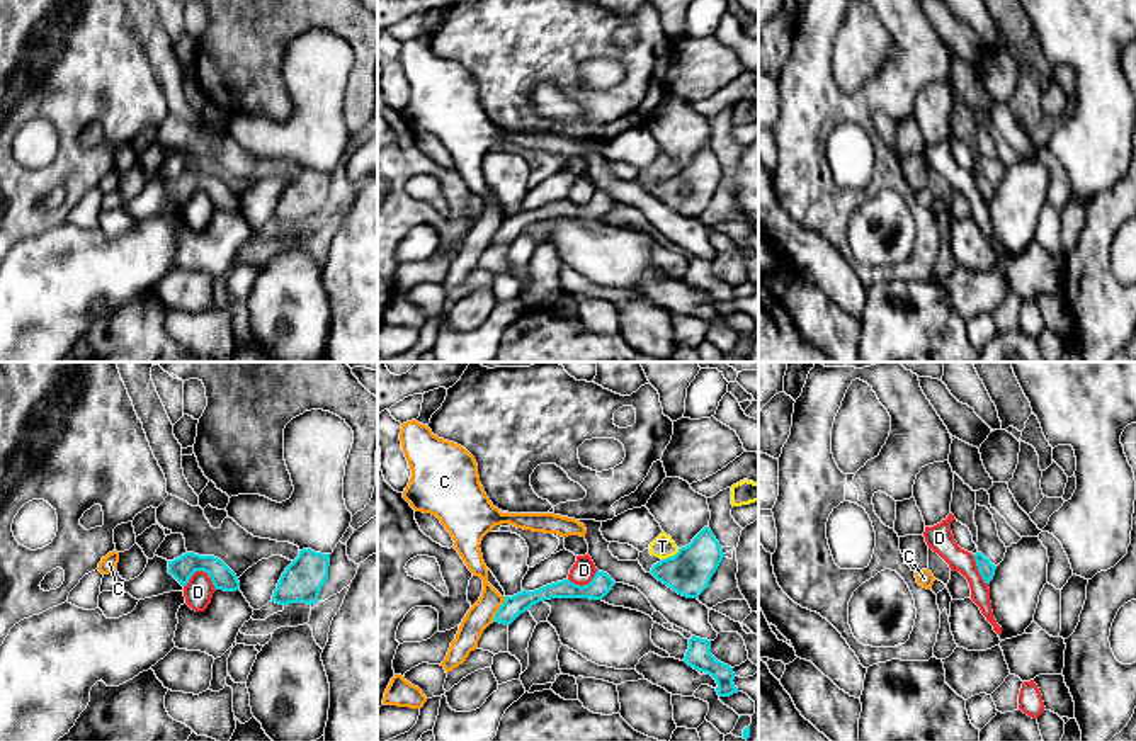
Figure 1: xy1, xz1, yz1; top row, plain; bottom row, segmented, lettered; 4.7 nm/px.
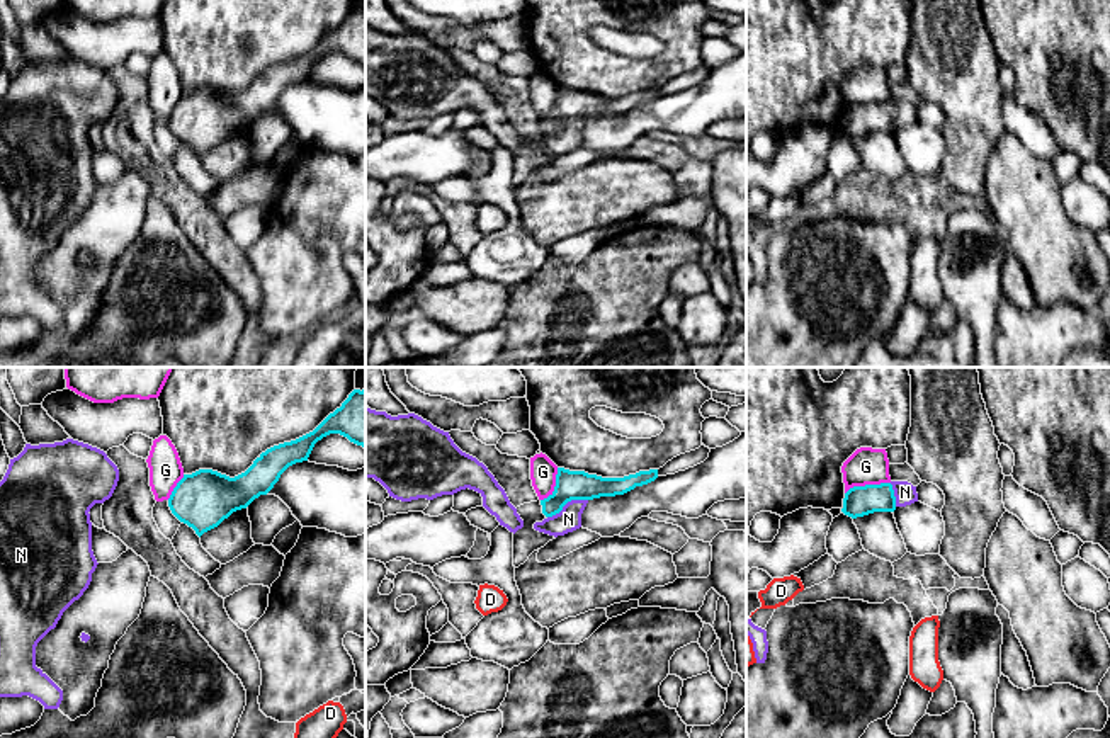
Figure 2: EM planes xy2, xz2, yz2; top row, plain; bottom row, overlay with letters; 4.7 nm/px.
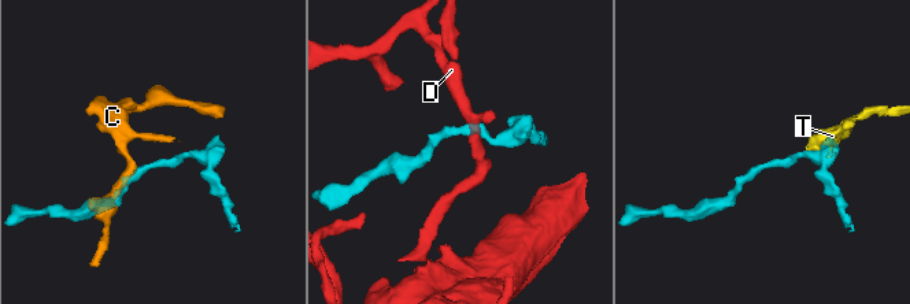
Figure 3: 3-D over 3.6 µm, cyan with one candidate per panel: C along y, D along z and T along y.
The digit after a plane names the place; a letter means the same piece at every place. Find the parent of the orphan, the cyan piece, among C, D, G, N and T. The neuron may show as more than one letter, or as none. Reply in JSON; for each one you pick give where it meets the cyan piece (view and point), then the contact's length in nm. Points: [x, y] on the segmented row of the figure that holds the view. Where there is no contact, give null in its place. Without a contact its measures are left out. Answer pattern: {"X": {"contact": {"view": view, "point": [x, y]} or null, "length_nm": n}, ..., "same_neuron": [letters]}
{"N": {"contact": {"view": "xz2", "point": [566, 502]}, "length_nm": 220}, "T": {"contact": {"view": "xz1", "point": [672, 556]}, "length_nm": 100}, "same_neuron": ["N", "T"]}

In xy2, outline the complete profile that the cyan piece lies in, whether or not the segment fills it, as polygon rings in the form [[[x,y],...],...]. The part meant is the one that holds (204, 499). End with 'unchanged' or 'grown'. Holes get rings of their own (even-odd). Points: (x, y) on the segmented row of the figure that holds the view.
[[[354,389],[313,432],[267,449],[235,478],[212,469],[184,474],[168,498],[168,507],[201,537],[233,512],[267,495],[289,466],[308,461],[314,444],[330,434],[340,434],[365,449],[365,389]]] | unchanged

